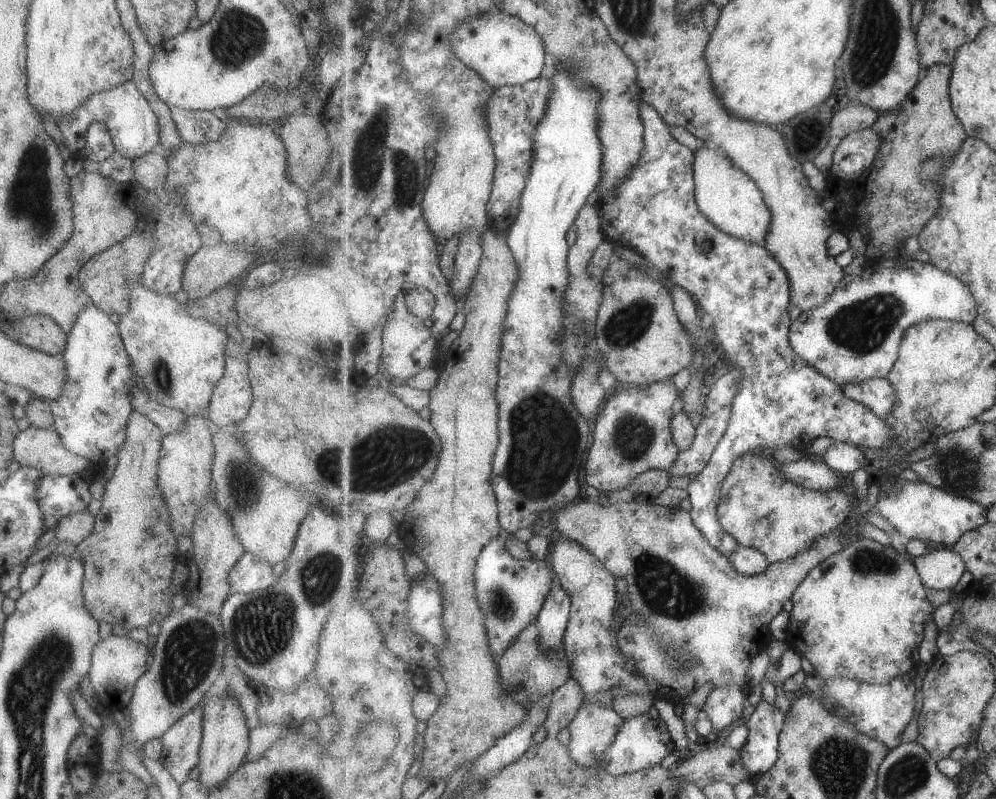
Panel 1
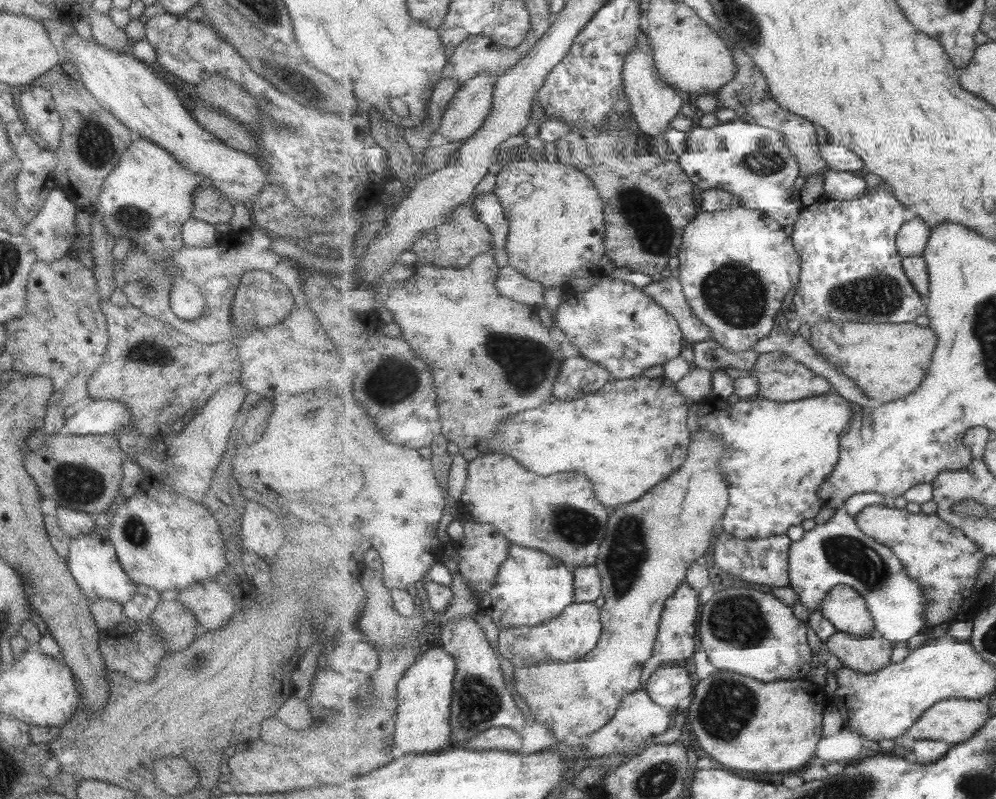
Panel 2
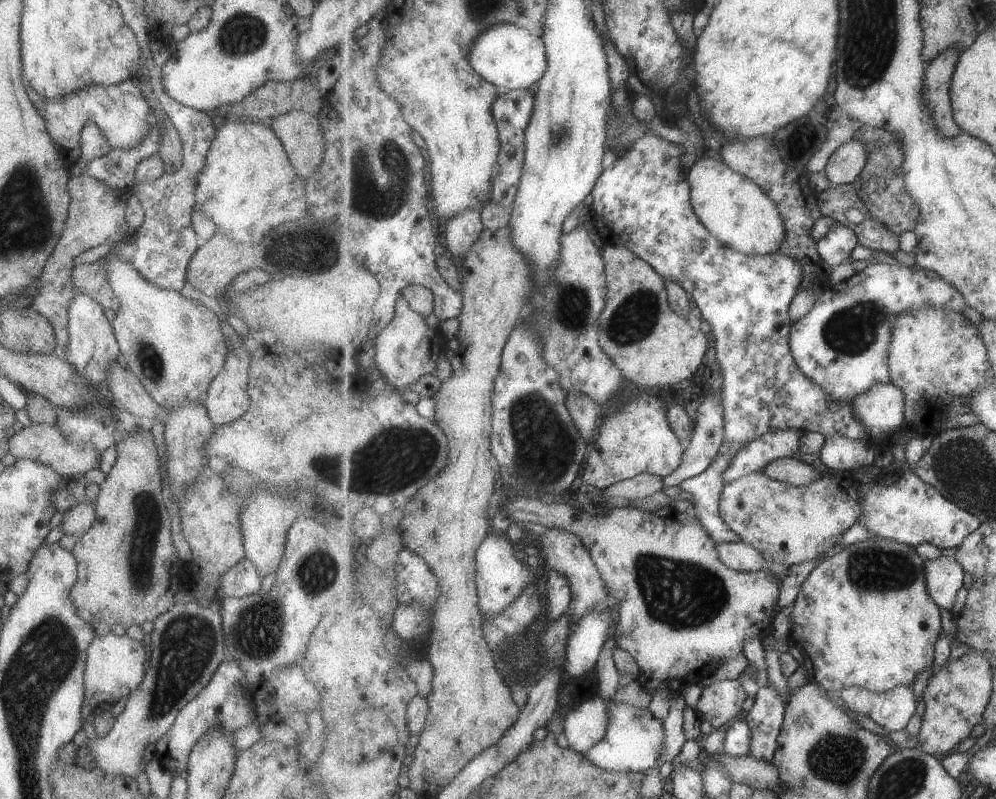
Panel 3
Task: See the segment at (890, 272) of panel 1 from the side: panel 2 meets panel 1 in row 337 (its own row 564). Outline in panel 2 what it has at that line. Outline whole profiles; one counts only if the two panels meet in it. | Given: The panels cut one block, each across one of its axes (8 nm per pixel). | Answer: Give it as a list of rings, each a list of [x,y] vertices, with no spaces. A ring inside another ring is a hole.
[[[856,494],[856,496],[849,498],[841,508],[837,508],[835,514],[825,523],[815,525],[812,529],[807,530],[803,540],[792,541],[790,550],[790,586],[799,594],[803,606],[810,611],[820,610],[823,601],[829,595],[829,591],[837,587],[837,585],[852,586],[867,600],[869,610],[871,610],[873,620],[875,620],[875,626],[877,626],[876,631],[894,644],[907,642],[907,640],[911,640],[913,636],[917,636],[923,630],[923,626],[925,626],[925,610],[927,610],[929,599],[925,597],[925,591],[923,591],[921,583],[917,582],[917,579],[913,580],[913,577],[907,573],[905,565],[893,553],[893,550],[876,542],[876,539],[866,535],[861,527],[857,525],[857,514],[873,505],[891,507],[892,503],[888,497],[881,494]]]

